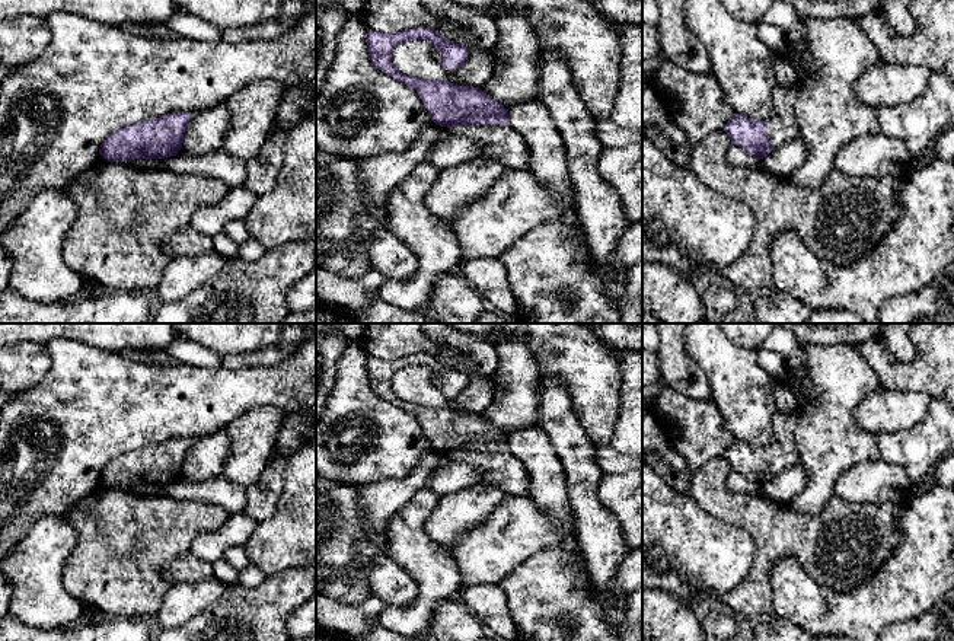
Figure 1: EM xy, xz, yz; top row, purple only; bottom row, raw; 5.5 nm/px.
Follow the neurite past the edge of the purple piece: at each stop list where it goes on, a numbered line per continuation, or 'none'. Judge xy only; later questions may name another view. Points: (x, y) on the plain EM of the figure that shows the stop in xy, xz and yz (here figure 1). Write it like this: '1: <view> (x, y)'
none

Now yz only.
1: yz (781, 453)

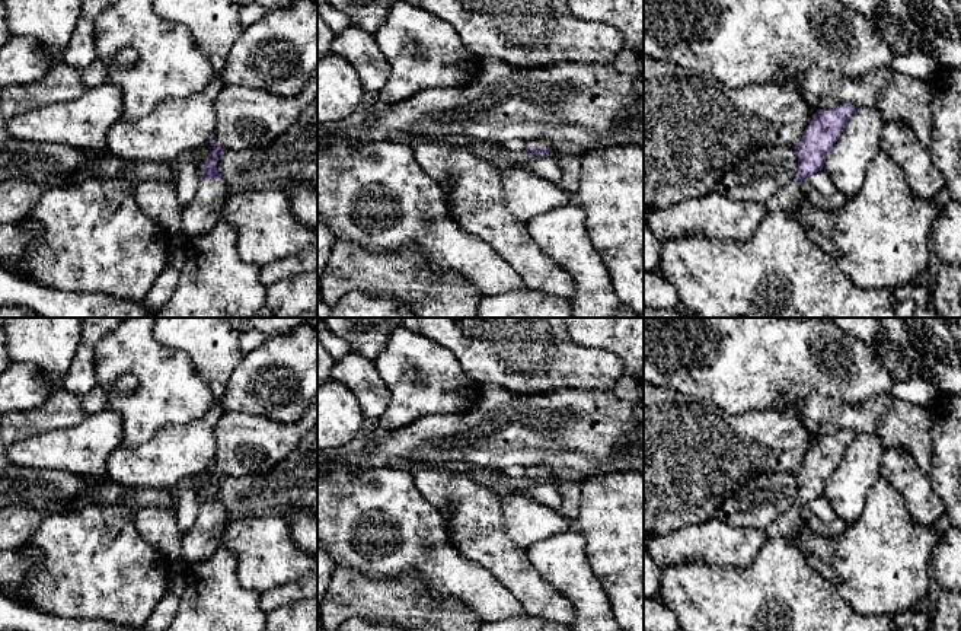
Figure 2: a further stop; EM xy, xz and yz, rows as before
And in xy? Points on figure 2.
1: xy (204, 538)

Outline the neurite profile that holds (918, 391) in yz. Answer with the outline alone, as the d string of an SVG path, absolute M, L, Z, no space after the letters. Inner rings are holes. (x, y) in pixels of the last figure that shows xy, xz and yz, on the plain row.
M913 377L904 382L895 380L893 383L891 395L898 399L916 404L922 408L930 409L941 396L941 392L928 380L922 377Z

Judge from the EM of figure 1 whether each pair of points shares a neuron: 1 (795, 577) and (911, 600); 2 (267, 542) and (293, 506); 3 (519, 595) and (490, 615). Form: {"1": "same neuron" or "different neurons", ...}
{"1": "same neuron", "2": "same neuron", "3": "different neurons"}

